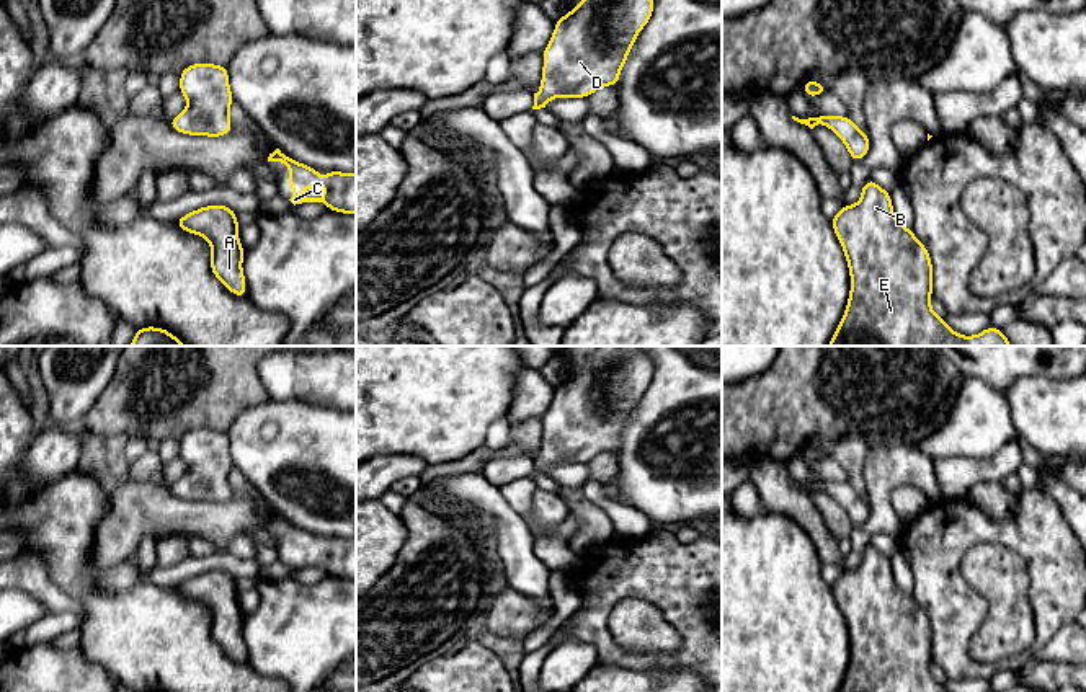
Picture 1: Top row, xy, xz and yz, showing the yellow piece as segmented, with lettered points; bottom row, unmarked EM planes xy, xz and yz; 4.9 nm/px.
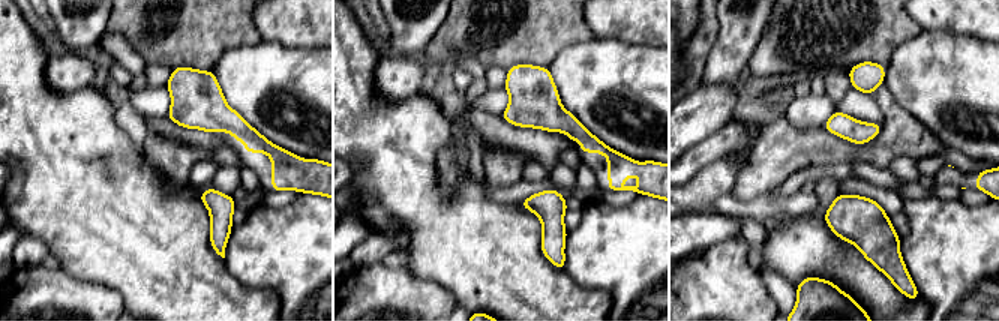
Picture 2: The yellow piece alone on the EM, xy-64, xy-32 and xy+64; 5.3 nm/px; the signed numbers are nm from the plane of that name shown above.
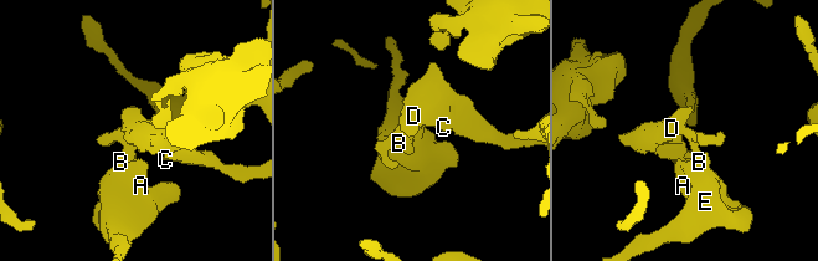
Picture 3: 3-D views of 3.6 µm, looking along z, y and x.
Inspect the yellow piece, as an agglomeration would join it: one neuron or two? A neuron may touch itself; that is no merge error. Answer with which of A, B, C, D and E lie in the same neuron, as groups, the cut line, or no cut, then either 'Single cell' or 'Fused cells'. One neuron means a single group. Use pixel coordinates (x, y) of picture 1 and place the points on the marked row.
Groups: A B C D E. No split. Single cell

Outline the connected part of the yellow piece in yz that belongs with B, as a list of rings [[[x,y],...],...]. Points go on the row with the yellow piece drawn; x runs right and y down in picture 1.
[[[870,178],[861,189],[859,202],[843,206],[831,219],[848,260],[851,292],[828,346],[1013,346],[999,328],[990,325],[975,336],[964,336],[932,312],[932,261],[928,248],[898,222],[888,191]]]

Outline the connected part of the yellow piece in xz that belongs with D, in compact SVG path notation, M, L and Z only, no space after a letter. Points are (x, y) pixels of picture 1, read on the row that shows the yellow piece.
M581 0L555 21L554 34L542 51L541 90L534 93L532 109L545 108L552 98L588 98L601 86L614 86L622 65L653 15L653 0Z

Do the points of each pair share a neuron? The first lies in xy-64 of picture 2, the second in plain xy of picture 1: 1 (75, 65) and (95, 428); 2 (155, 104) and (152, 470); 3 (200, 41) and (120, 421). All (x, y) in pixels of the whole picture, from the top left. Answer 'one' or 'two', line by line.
1: two
2: two
3: one

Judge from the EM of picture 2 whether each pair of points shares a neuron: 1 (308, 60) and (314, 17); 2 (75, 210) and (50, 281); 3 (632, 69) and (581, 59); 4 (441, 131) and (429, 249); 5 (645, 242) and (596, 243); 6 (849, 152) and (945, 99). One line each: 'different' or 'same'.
1: different
2: different
3: same
4: same
5: same
6: different

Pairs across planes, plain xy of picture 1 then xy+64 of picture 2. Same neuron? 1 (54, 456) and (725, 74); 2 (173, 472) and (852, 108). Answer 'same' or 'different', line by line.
1: different
2: same

